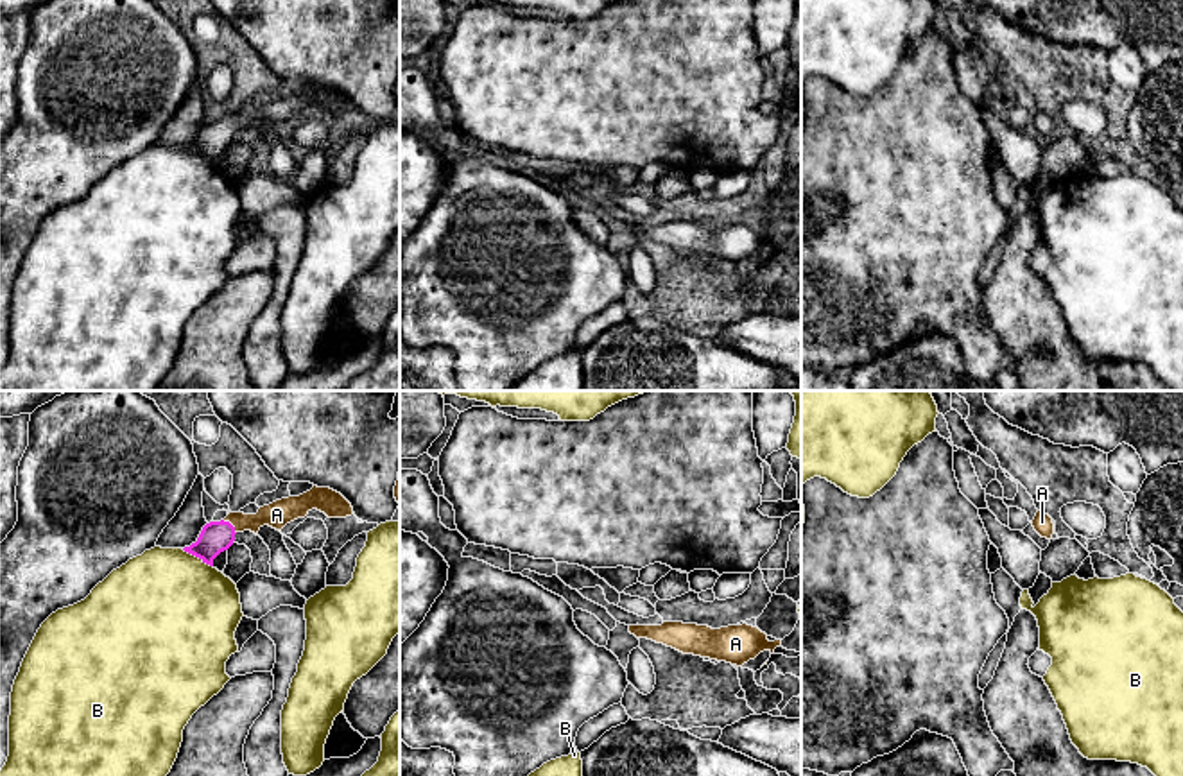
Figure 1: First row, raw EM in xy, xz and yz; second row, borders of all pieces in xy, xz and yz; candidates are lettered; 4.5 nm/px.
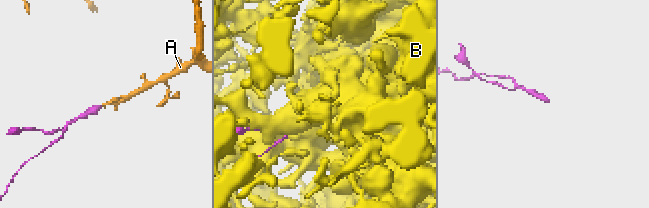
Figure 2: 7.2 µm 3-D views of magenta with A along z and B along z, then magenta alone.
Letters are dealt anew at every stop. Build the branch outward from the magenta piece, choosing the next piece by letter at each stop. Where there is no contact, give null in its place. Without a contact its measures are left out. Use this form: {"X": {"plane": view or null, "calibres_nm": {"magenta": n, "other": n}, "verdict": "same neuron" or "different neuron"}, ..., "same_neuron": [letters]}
{"A": {"plane": "xy", "calibres_nm": {"magenta": 140, "other": 120}, "verdict": "same neuron"}, "B": {"plane": "xy", "calibres_nm": {"magenta": 140, "other": 480}, "verdict": "different neuron"}, "same_neuron": ["A"]}

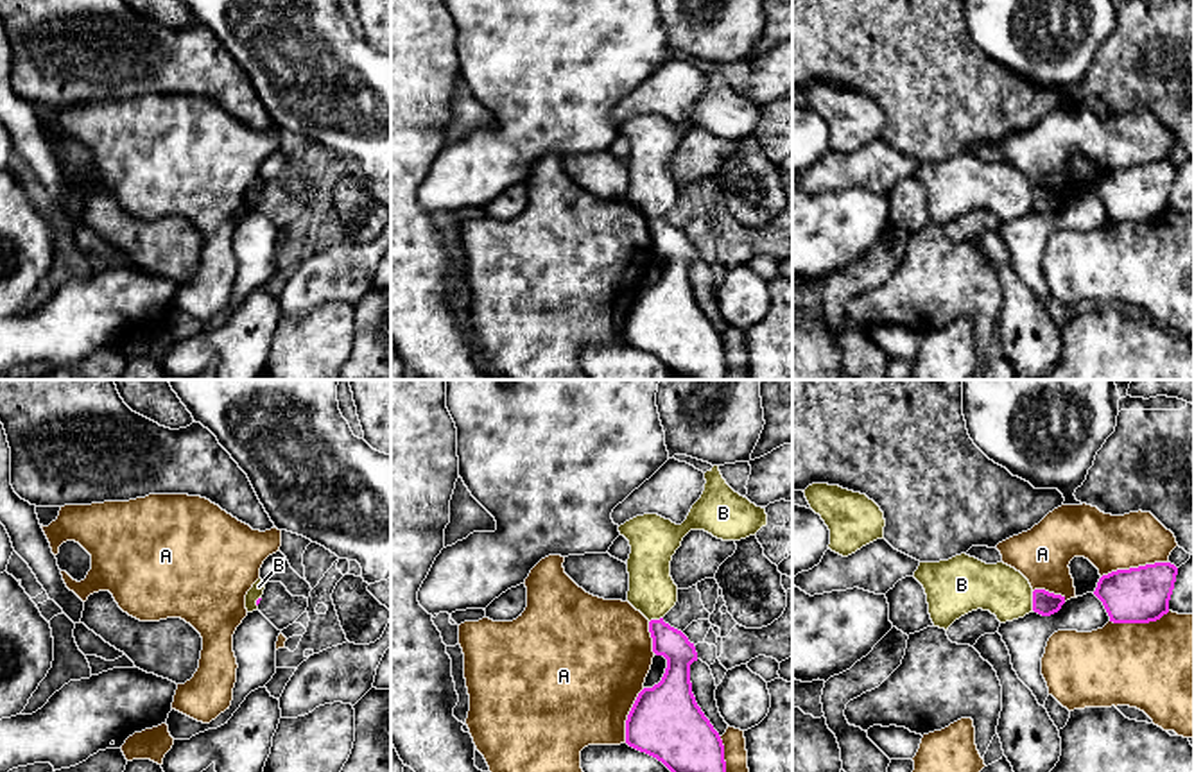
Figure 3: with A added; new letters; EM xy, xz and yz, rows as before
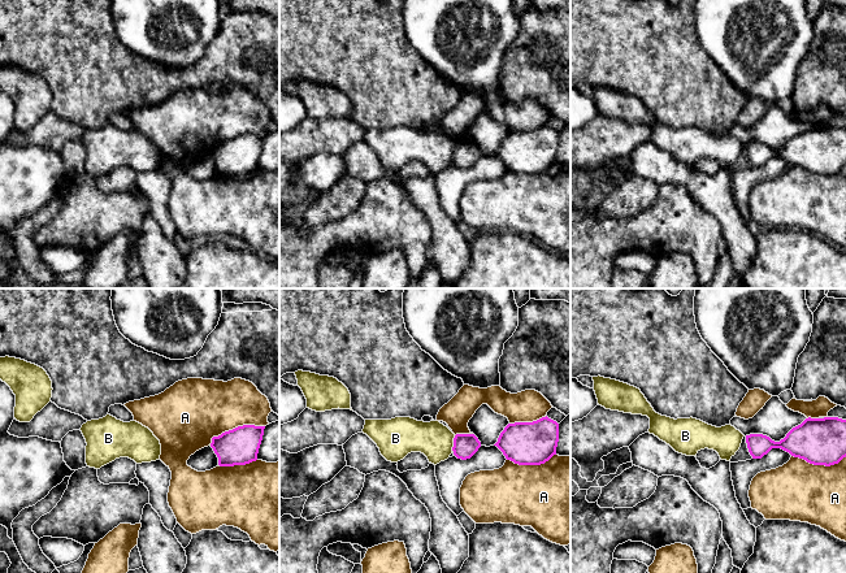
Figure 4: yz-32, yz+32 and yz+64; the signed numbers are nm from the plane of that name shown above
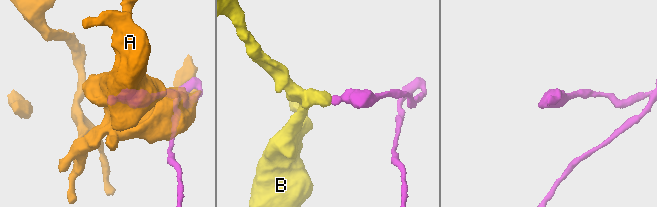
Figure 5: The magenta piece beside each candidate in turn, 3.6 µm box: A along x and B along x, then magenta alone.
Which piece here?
{"A": {"plane": "yz", "calibres_nm": {"magenta": 260, "other": 240}, "verdict": "different neuron"}, "B": {"plane": "yz", "calibres_nm": {"magenta": 110, "other": 220}, "verdict": "different neuron"}, "same_neuron": []}

